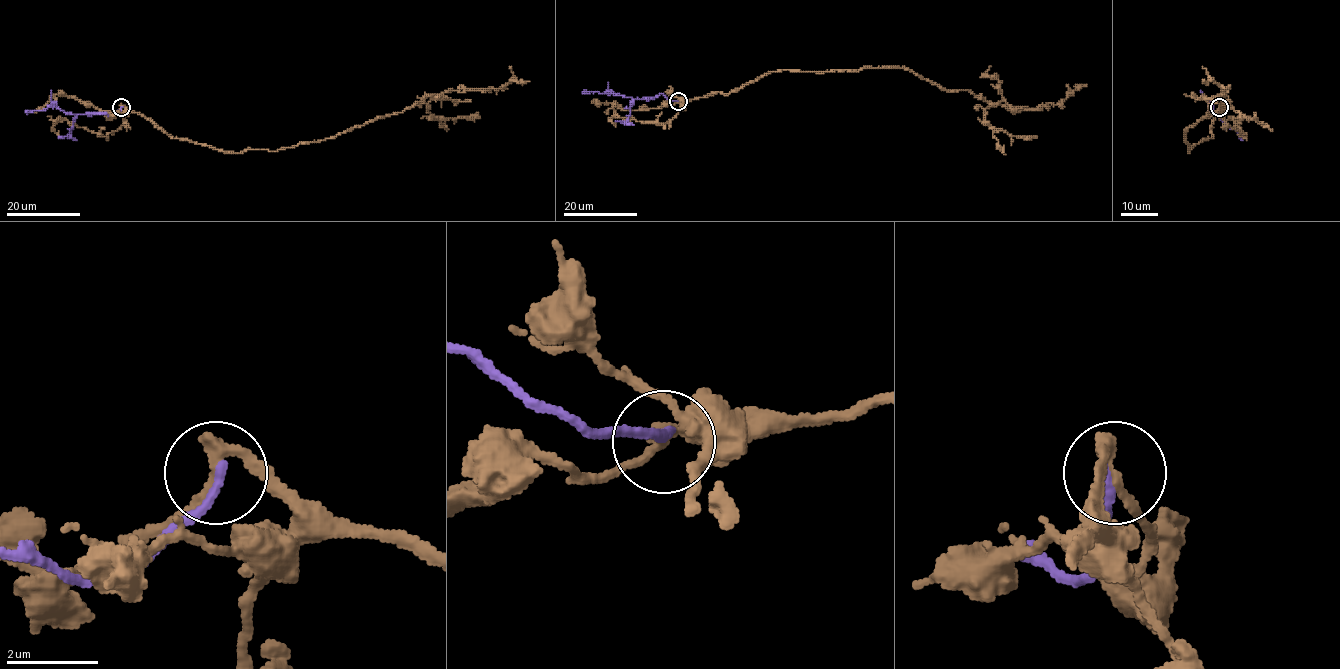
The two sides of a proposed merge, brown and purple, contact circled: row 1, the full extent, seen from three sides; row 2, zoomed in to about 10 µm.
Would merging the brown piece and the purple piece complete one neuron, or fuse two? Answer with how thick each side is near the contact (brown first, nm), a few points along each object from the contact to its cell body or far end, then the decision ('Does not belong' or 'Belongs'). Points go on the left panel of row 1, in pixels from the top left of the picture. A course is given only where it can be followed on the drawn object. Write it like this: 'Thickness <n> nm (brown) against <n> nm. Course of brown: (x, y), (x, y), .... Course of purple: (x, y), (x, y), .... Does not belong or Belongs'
Thickness 240 nm (brown) against 200 nm. Course of brown: (121, 107), (150, 118), (173, 138), (242, 152), (320, 141), (448, 91), (529, 81). Course of purple: (121, 107), (112, 115), (74, 114), (56, 106), (26, 113). Does not belong

